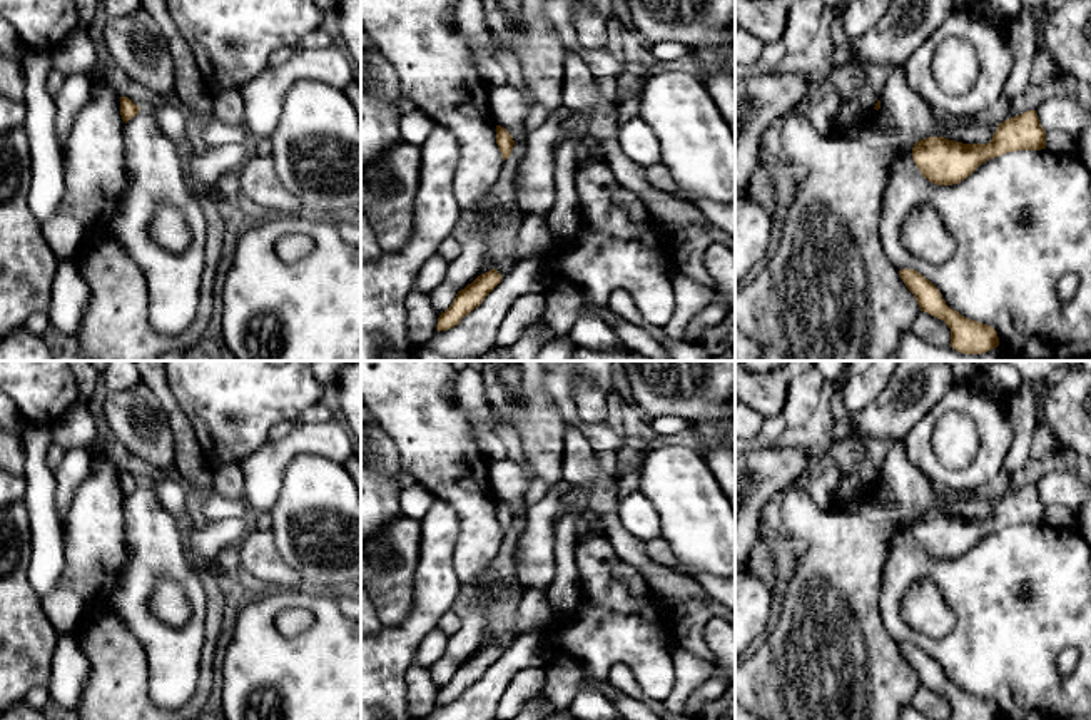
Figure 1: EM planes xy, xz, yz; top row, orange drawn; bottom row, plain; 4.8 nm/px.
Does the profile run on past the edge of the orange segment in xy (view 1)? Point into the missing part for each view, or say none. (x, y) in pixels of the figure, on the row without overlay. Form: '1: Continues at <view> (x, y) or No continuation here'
1: No continuation here

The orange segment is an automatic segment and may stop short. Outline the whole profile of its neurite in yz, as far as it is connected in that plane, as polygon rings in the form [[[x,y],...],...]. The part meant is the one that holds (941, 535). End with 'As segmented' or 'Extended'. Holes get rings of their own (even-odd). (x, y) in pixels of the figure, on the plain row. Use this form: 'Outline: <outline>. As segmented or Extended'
Outline: [[[1028,484],[1001,496],[989,518],[927,511],[914,518],[912,533],[929,556],[952,560],[969,551],[989,533],[1016,525],[1041,523],[1046,523],[1046,505],[1036,484]]]. As segmented

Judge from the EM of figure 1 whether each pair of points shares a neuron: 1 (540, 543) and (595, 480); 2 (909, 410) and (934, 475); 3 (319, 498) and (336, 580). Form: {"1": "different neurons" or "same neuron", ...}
{"1": "different neurons", "2": "different neurons", "3": "same neuron"}

